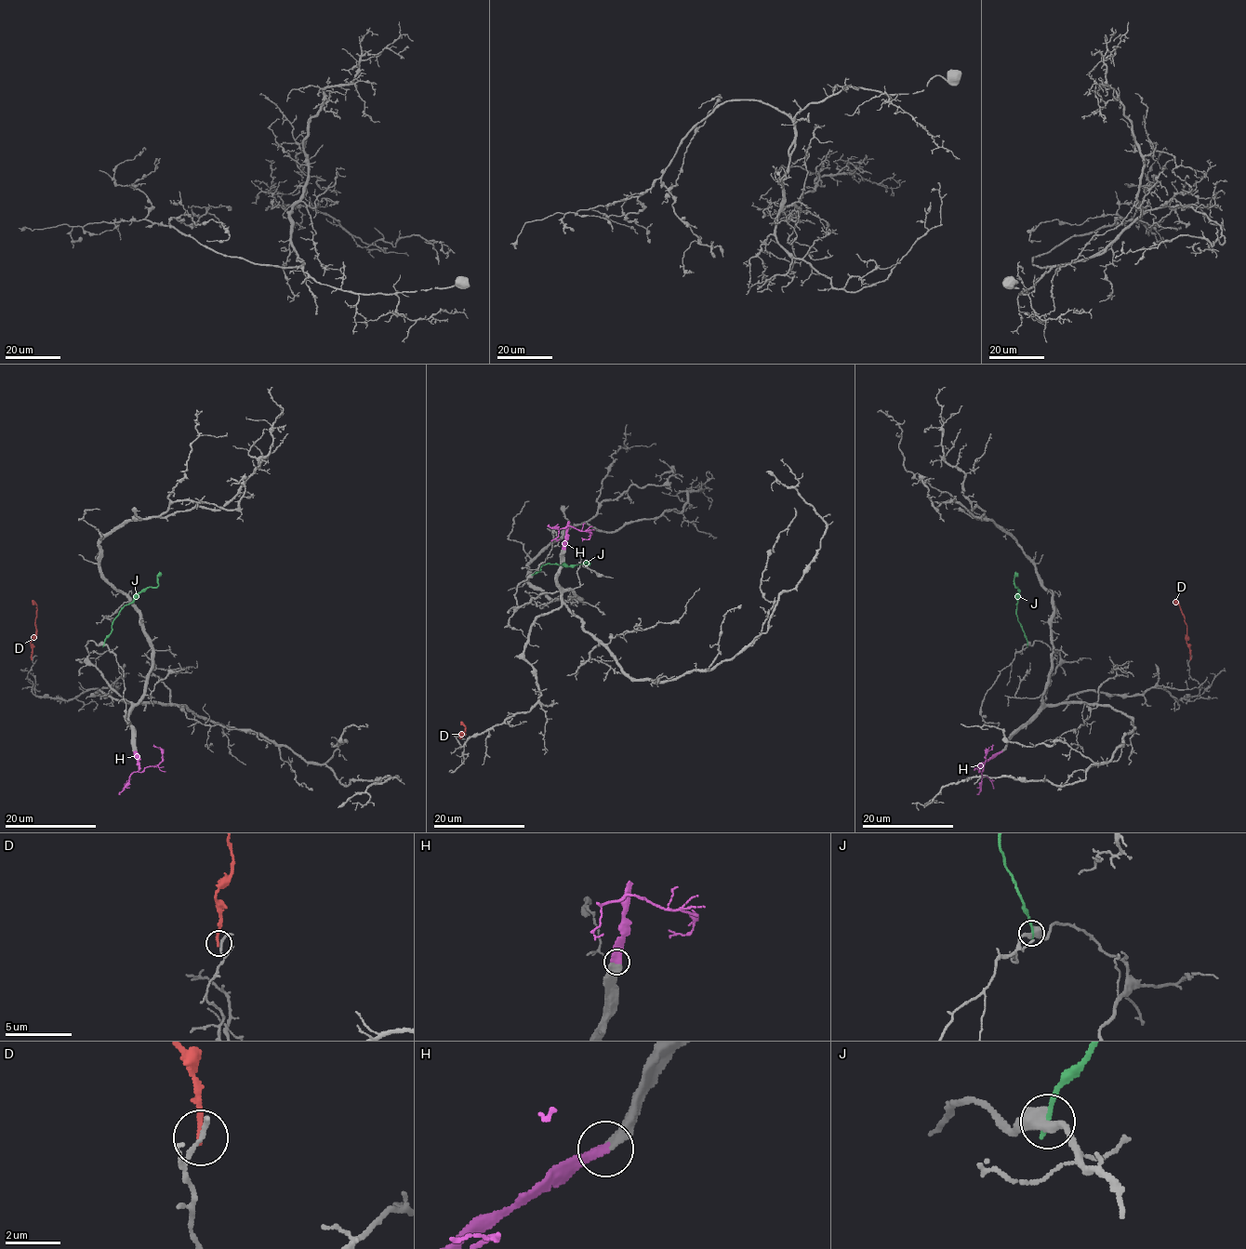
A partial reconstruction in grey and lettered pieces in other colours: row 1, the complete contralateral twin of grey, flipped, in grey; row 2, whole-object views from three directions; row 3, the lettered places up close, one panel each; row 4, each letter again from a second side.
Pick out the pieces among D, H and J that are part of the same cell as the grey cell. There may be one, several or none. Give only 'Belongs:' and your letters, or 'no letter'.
Belongs: H

